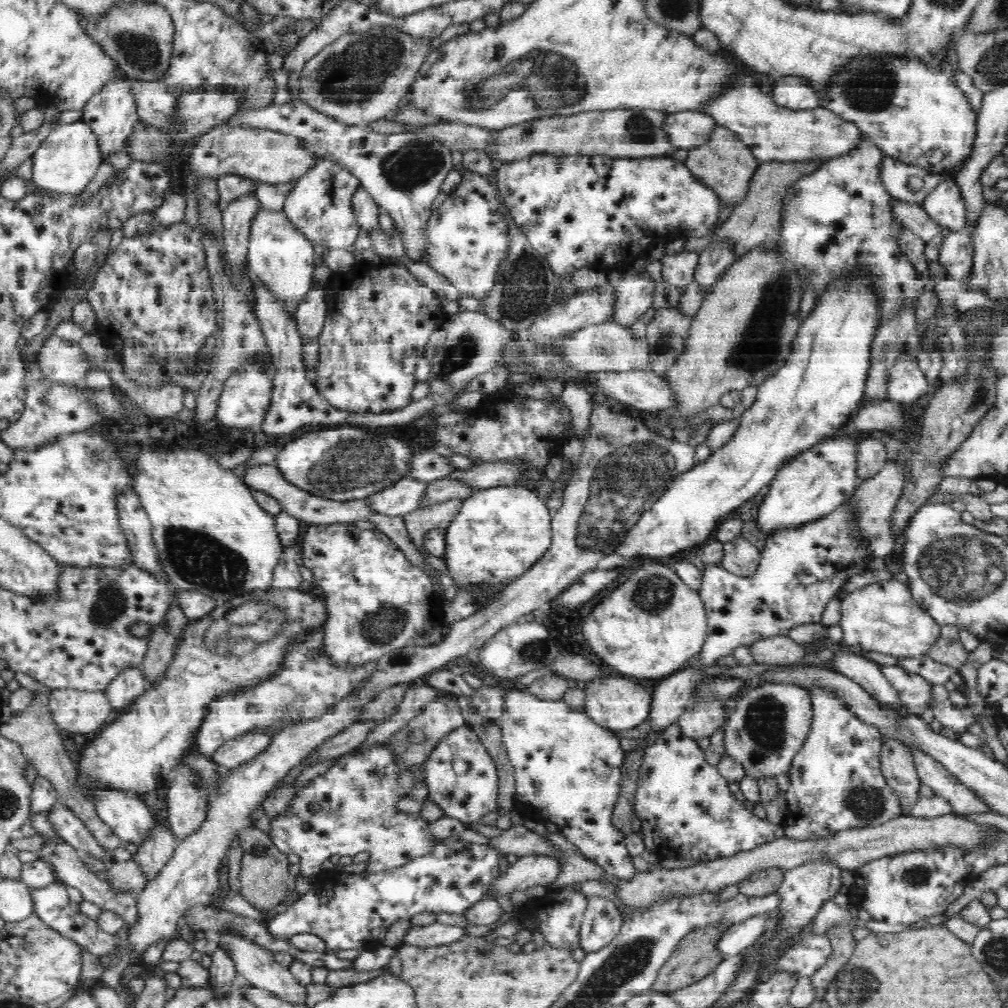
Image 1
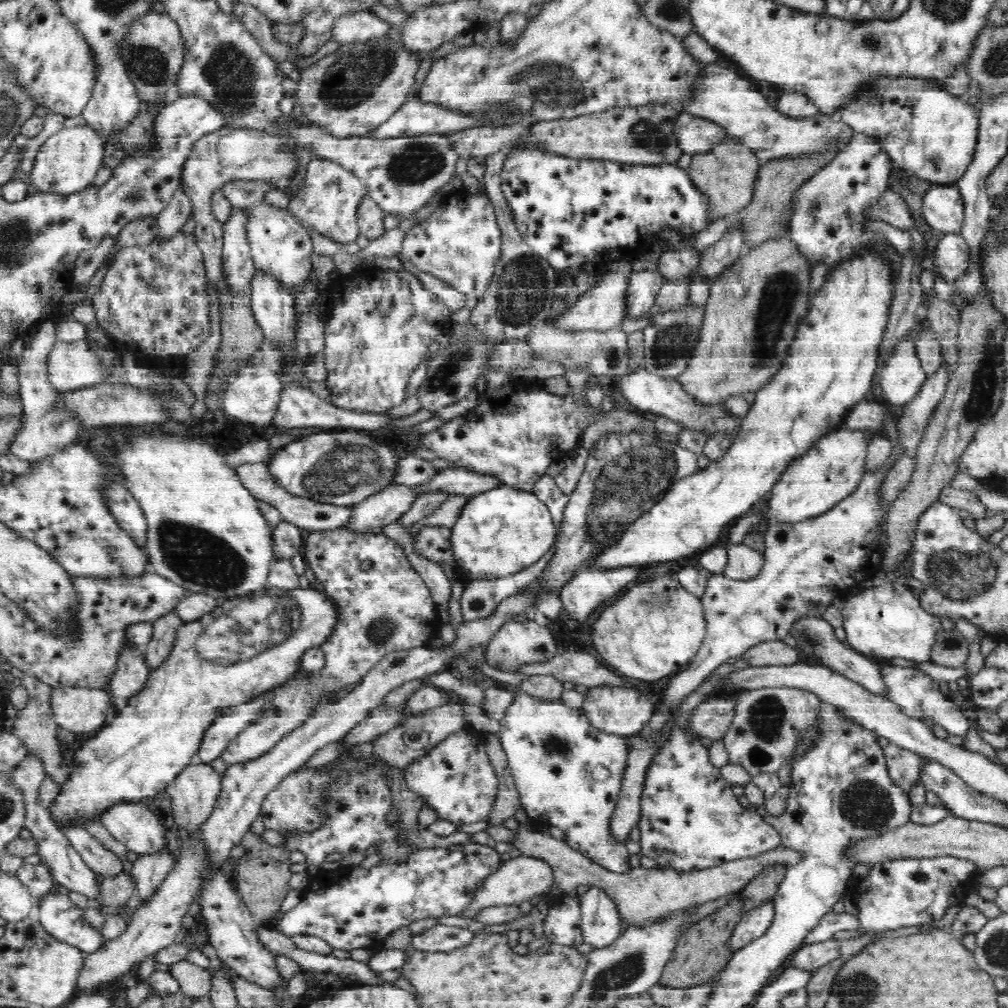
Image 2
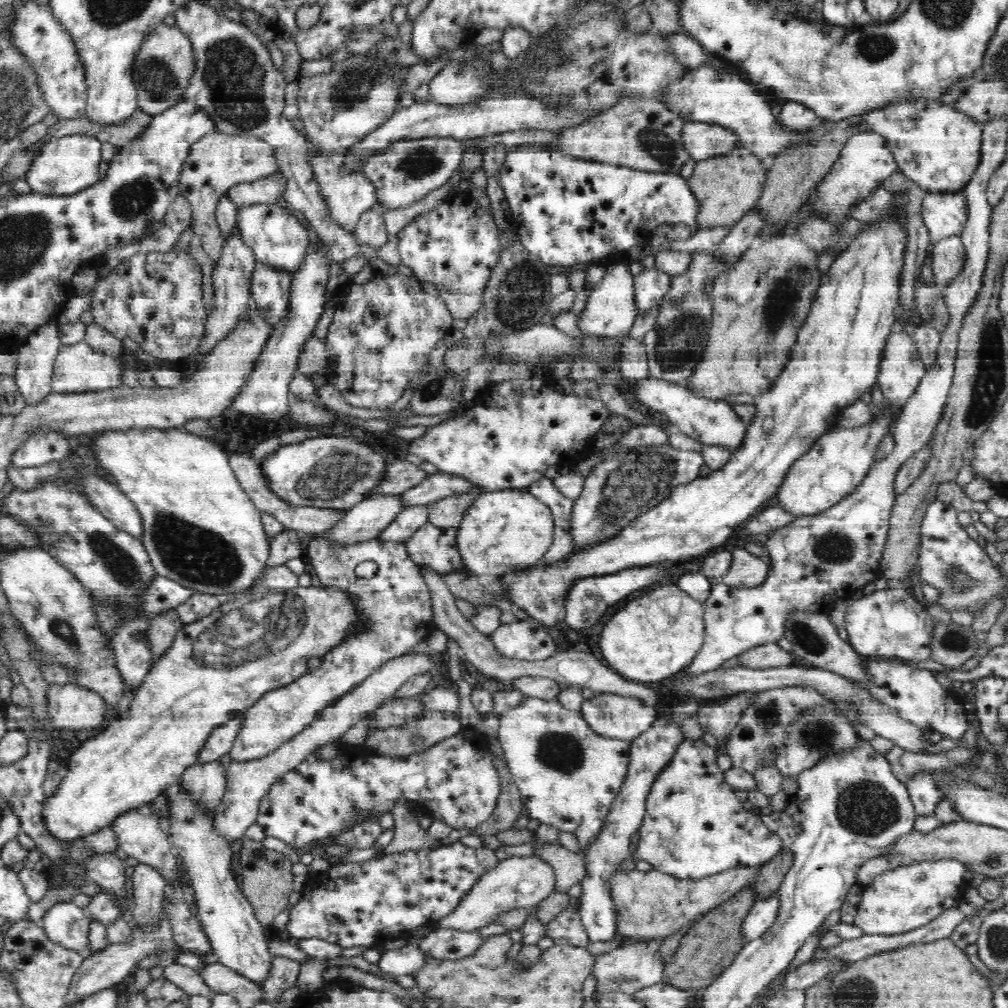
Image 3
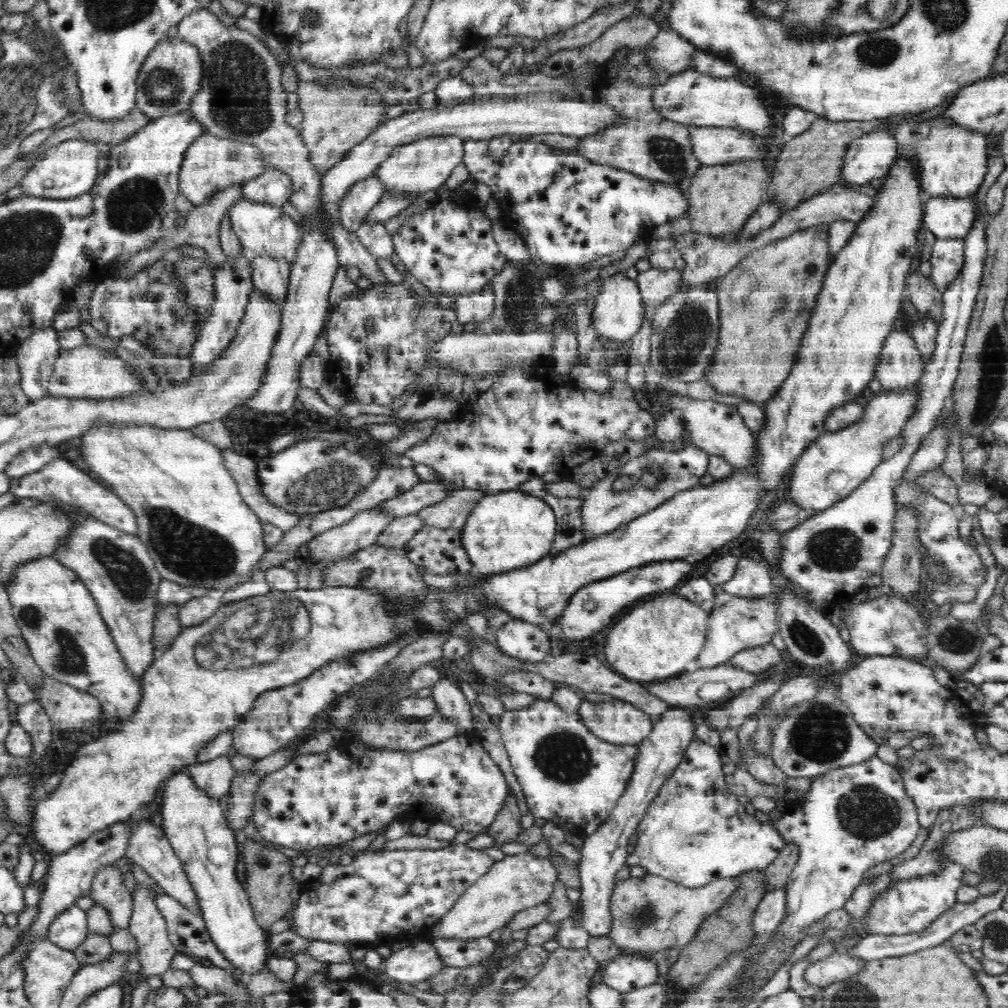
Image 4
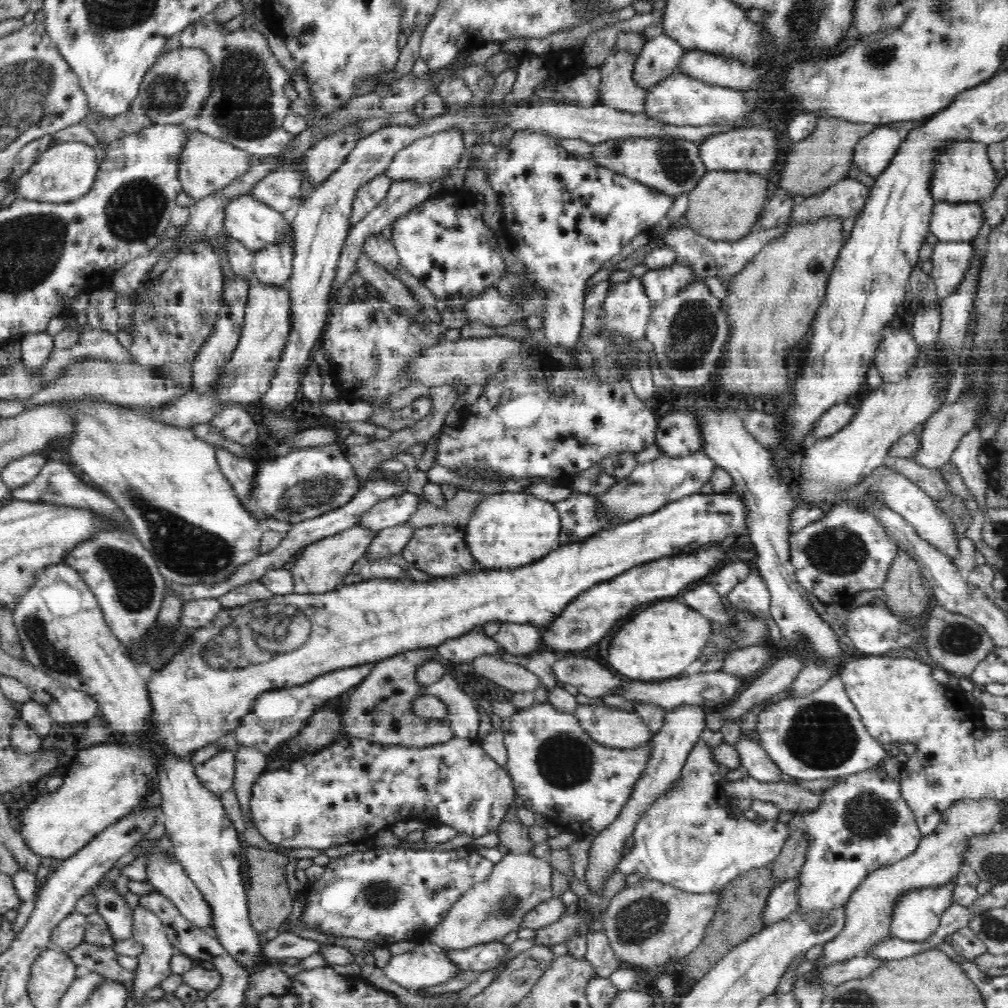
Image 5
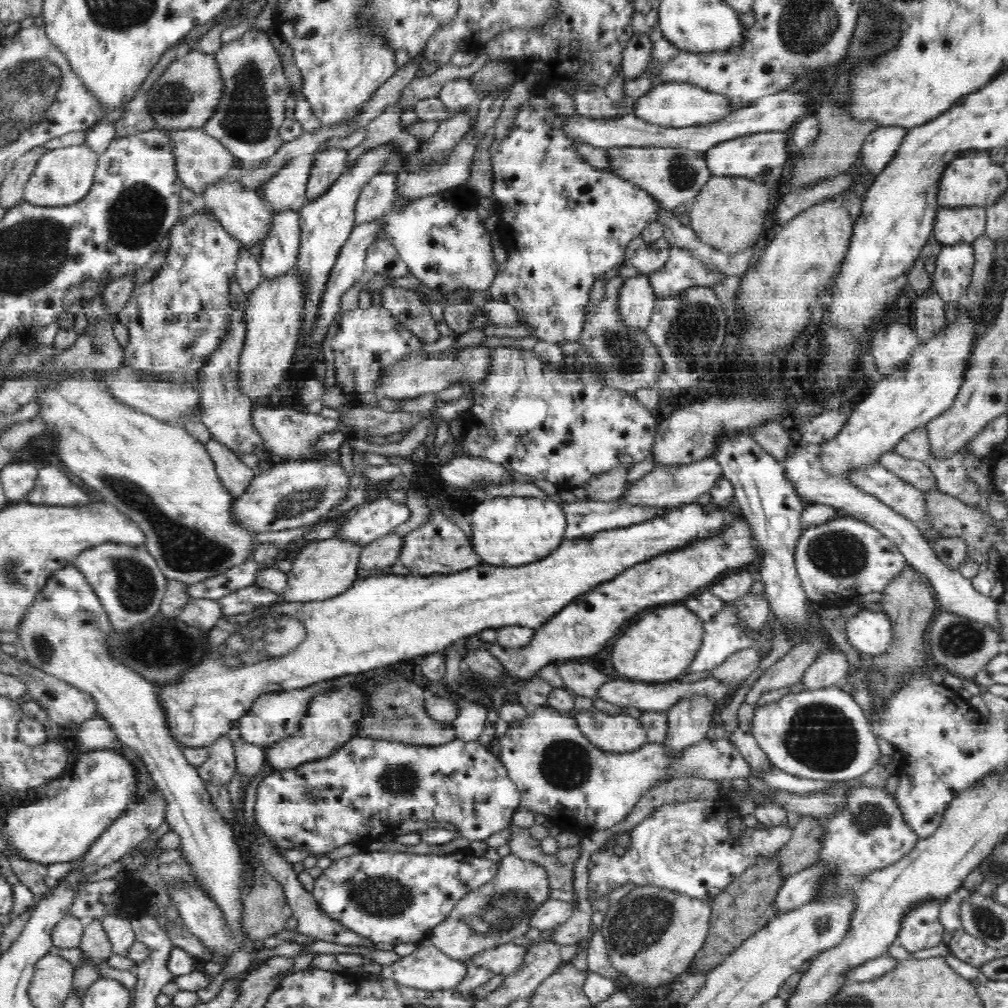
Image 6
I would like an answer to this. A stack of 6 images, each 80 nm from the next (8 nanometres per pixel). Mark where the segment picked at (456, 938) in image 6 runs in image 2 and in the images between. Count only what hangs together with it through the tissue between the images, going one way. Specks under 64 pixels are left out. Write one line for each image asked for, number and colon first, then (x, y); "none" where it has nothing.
2: (521, 878)
3: (516, 882)
4: (516, 883)
5: (520, 882)

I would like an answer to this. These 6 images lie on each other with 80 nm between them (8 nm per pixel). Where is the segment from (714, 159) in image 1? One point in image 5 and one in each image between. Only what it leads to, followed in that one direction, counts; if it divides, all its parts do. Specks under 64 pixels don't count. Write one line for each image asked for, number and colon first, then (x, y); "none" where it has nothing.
2: (727, 175)
3: (726, 189)
4: (721, 199)
5: (725, 206)

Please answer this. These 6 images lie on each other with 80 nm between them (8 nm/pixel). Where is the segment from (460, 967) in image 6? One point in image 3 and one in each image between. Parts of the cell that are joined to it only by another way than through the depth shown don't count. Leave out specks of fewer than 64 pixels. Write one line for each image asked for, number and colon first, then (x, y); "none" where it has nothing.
3: (408, 959)
4: (411, 964)
5: (427, 964)

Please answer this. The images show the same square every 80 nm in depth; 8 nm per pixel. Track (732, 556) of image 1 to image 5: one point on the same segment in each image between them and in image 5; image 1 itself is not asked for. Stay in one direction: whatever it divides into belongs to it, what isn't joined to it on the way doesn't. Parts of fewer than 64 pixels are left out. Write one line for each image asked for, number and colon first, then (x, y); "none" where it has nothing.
2: (743, 563)
3: (747, 570)
4: (751, 580)
5: (752, 596)

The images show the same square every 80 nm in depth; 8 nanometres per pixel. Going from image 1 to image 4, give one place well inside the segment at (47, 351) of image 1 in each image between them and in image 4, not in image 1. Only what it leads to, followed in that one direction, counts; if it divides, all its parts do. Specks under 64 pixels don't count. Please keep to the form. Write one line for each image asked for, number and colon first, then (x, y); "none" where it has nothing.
2: (70, 366)
3: (77, 369)
4: (84, 372)

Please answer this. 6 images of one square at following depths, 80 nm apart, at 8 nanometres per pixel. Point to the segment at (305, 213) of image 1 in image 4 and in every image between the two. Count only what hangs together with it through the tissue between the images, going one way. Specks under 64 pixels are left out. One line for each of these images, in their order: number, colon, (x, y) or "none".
2: (328, 204)
3: (348, 197)
4: (362, 197)

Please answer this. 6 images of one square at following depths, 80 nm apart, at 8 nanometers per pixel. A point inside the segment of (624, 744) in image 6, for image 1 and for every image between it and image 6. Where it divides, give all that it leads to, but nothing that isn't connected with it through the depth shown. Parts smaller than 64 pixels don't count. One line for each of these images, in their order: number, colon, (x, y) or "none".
1: (615, 703)
2: (617, 710)
3: (616, 717)
4: (618, 722)
5: (611, 727)

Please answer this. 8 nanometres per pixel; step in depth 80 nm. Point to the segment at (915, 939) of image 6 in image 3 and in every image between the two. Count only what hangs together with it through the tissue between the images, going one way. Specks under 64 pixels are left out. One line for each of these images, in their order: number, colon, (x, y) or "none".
3: (908, 897)
4: (909, 906)
5: (916, 916)

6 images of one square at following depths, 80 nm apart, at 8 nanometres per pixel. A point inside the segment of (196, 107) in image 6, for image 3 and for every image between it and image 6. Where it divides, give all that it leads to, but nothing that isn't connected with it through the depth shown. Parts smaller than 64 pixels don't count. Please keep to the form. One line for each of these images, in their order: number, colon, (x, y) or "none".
3: (165, 66)
4: (171, 75)
5: (174, 89)

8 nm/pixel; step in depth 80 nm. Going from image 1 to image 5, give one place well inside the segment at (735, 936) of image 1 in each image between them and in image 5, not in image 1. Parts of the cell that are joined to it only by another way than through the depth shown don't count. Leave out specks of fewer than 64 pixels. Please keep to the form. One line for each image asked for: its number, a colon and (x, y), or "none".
2: (753, 924)
3: (763, 915)
4: (771, 911)
5: (783, 901)

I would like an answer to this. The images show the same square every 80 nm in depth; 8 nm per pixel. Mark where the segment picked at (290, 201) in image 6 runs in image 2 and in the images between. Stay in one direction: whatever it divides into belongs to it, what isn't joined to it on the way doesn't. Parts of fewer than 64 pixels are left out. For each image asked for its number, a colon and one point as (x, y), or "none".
2: (243, 194)
3: (268, 190)
4: (273, 187)
5: (280, 190)

